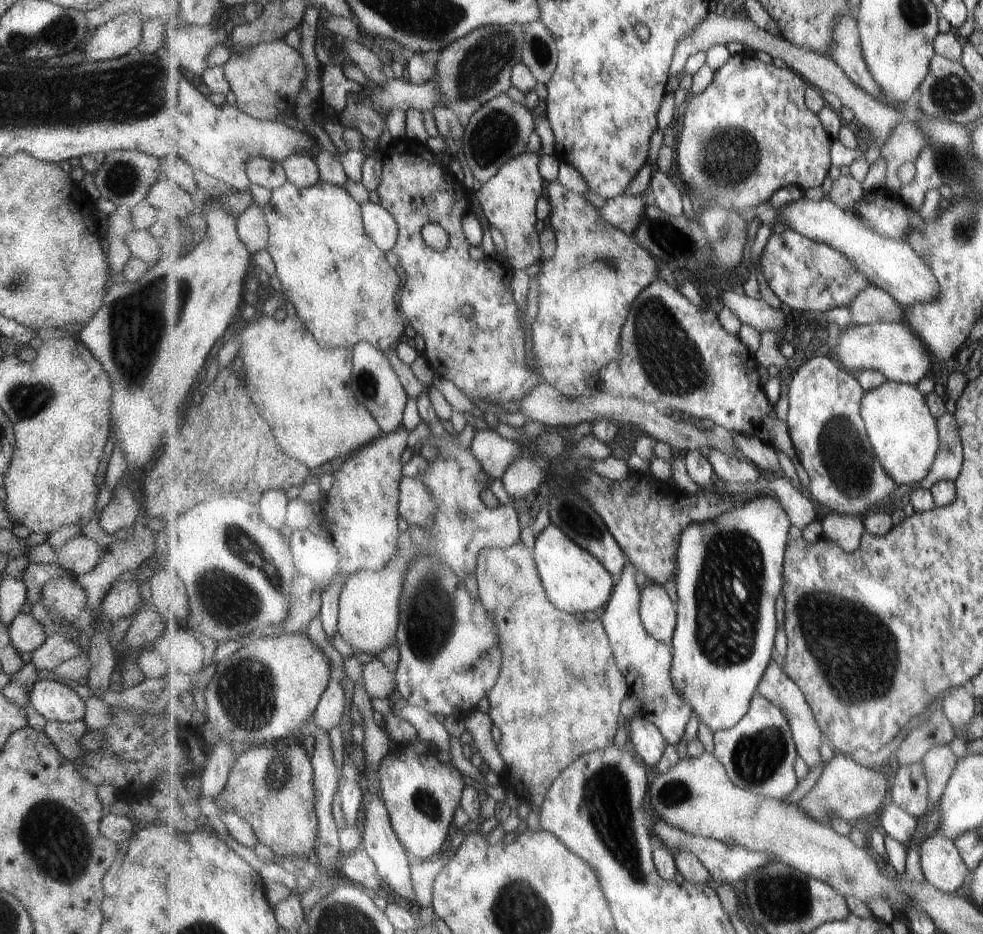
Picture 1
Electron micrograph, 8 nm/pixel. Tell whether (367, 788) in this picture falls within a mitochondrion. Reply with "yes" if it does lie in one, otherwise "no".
no

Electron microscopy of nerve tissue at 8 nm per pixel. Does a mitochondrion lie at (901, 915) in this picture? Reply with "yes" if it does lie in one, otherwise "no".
no

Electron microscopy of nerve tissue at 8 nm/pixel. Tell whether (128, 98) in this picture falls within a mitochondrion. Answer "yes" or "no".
yes

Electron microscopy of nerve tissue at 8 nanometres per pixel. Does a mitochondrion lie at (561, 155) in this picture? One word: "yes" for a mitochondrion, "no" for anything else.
no

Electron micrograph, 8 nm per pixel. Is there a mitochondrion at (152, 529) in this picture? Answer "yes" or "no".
no

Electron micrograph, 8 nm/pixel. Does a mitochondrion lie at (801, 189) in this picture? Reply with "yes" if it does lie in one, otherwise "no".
no

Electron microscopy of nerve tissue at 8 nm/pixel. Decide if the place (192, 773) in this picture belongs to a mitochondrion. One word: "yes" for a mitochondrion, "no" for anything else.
no

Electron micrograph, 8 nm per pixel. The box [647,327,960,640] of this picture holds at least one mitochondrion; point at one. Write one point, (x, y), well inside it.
(840, 448)

